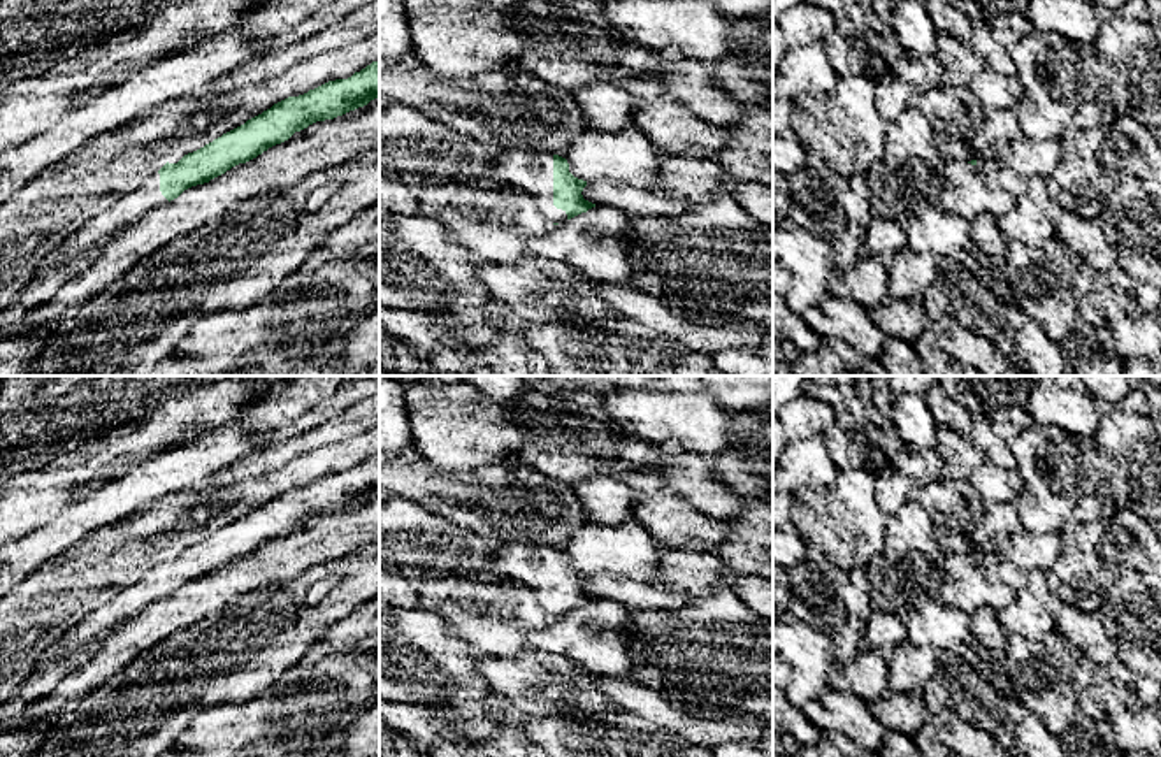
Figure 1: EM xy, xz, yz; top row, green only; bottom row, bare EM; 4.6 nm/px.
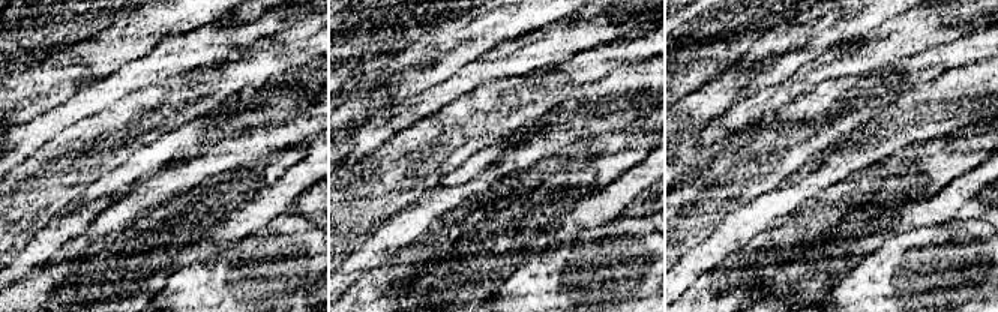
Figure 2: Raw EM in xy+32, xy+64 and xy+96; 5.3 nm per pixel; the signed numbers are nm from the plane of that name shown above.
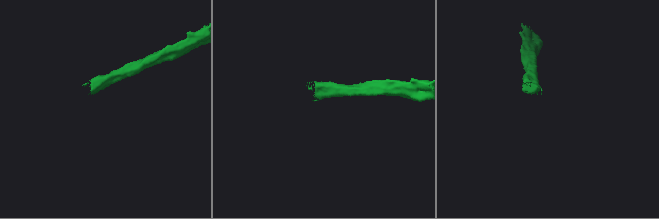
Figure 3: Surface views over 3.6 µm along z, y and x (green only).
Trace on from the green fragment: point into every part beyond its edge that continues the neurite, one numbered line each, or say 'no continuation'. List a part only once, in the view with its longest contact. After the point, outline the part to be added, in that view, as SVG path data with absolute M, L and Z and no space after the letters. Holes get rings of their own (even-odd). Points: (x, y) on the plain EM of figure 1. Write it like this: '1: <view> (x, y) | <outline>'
1: xz (529, 564) | M497 543L490 573L530 588L552 618L567 615L566 604L553 599L553 548L534 543Z

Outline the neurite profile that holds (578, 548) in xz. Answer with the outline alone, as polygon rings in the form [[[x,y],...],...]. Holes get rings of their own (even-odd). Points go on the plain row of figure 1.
[[[588,522],[560,550],[567,553],[569,566],[587,576],[617,573],[648,581],[660,571],[667,546],[636,522]]]

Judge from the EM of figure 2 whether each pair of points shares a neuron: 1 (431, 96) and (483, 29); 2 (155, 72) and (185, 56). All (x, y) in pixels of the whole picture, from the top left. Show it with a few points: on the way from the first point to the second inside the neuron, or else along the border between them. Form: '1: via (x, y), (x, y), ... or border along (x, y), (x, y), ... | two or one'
1: border along (474, 60), (413, 95) | two
2: via (162, 65), (177, 56) | one

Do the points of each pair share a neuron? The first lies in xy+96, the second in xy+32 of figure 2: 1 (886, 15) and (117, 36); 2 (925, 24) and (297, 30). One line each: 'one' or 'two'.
1: one
2: two

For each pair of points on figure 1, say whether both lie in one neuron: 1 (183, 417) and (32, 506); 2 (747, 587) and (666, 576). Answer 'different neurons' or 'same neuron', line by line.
1: same neuron
2: same neuron

